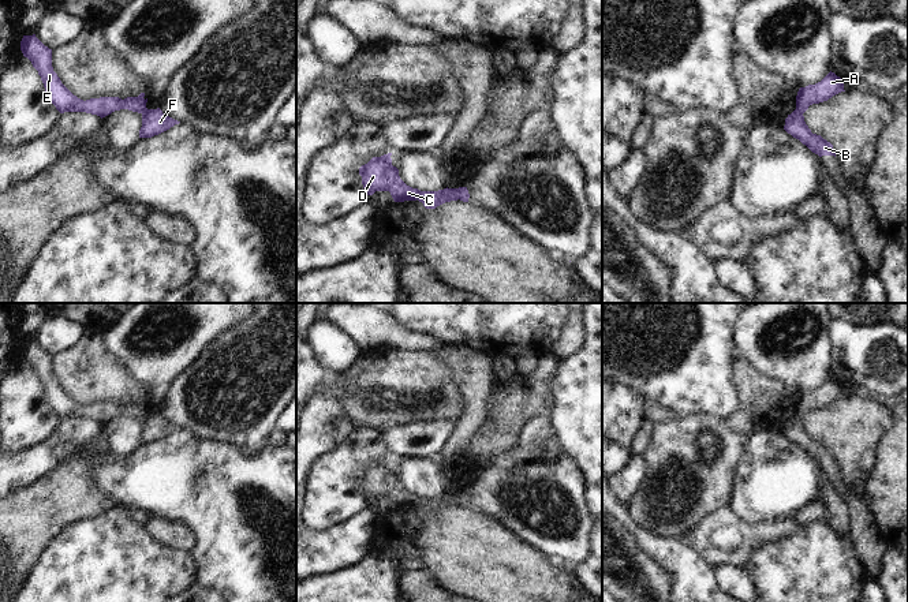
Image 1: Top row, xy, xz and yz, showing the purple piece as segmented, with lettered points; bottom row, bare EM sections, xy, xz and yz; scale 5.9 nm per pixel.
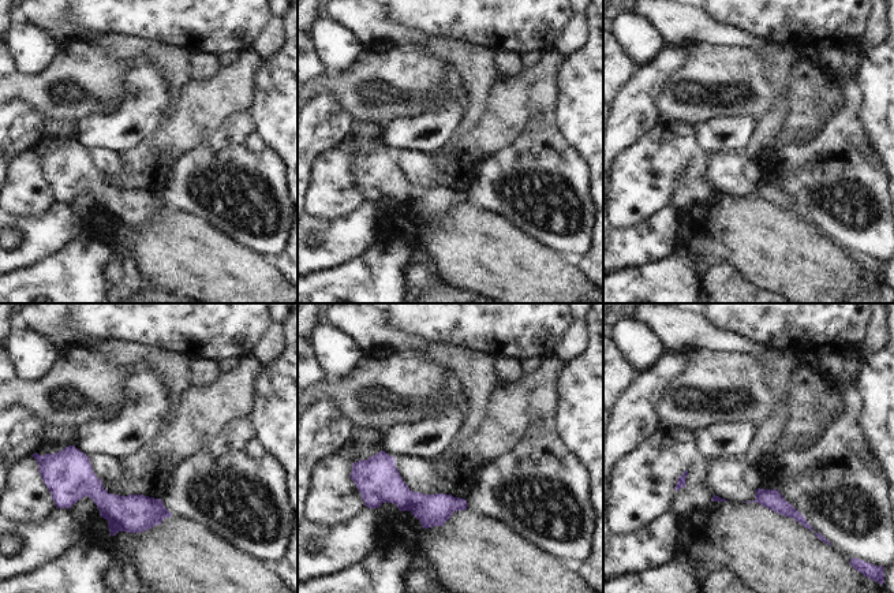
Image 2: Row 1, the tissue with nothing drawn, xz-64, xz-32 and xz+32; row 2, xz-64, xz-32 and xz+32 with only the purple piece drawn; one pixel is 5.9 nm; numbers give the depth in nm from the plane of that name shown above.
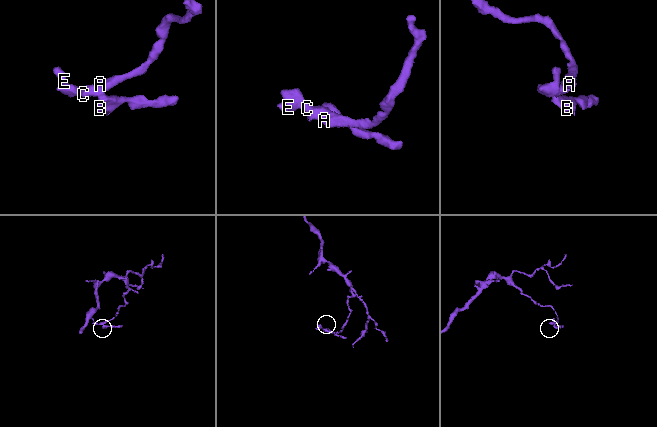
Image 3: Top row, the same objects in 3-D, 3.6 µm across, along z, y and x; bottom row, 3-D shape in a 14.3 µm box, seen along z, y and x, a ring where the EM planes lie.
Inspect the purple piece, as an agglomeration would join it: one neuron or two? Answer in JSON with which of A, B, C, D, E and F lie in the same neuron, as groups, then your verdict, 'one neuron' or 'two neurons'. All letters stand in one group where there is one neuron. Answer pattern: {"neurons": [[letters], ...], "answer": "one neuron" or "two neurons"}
{"neurons": [["A", "C", "D", "E"], ["B", "F"]], "answer": "two neurons"}

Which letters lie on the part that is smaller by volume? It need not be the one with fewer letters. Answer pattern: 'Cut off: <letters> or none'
Cut off: B, F.

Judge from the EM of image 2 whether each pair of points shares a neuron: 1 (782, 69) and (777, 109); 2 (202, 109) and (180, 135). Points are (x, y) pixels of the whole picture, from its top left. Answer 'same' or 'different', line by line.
1: same
2: same

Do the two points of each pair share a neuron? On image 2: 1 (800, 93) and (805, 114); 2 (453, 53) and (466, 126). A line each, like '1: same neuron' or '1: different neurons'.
1: same neuron
2: same neuron

